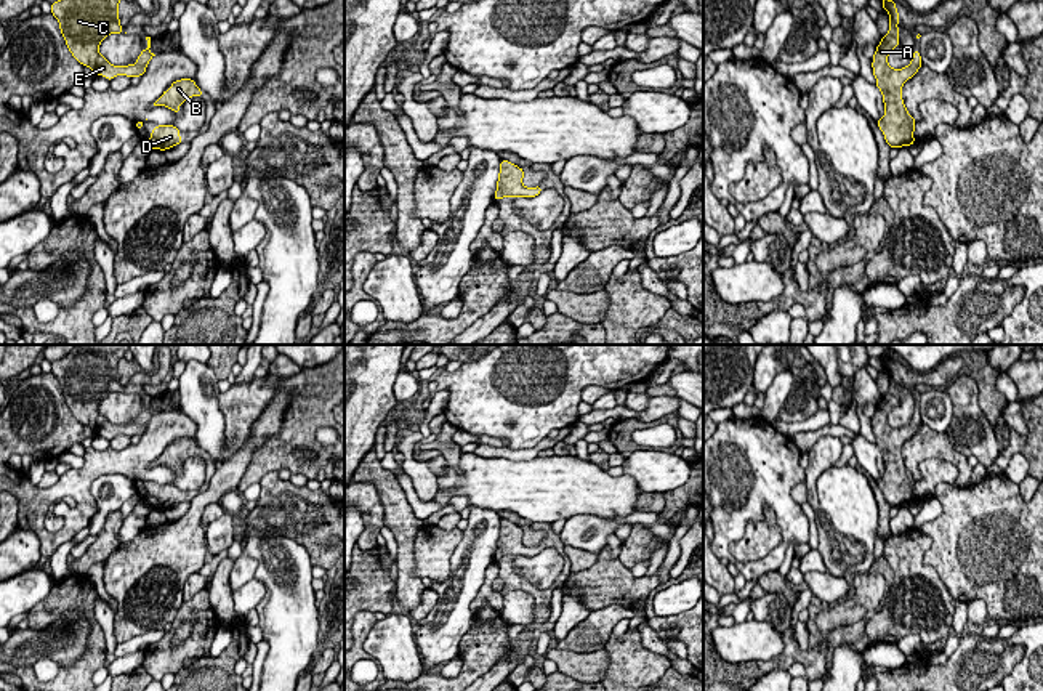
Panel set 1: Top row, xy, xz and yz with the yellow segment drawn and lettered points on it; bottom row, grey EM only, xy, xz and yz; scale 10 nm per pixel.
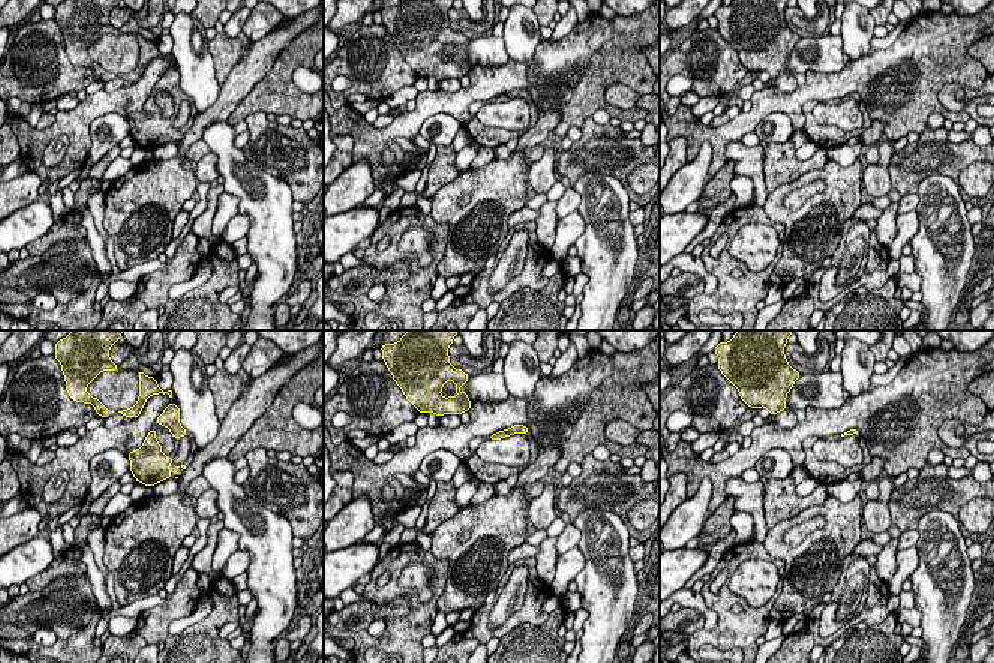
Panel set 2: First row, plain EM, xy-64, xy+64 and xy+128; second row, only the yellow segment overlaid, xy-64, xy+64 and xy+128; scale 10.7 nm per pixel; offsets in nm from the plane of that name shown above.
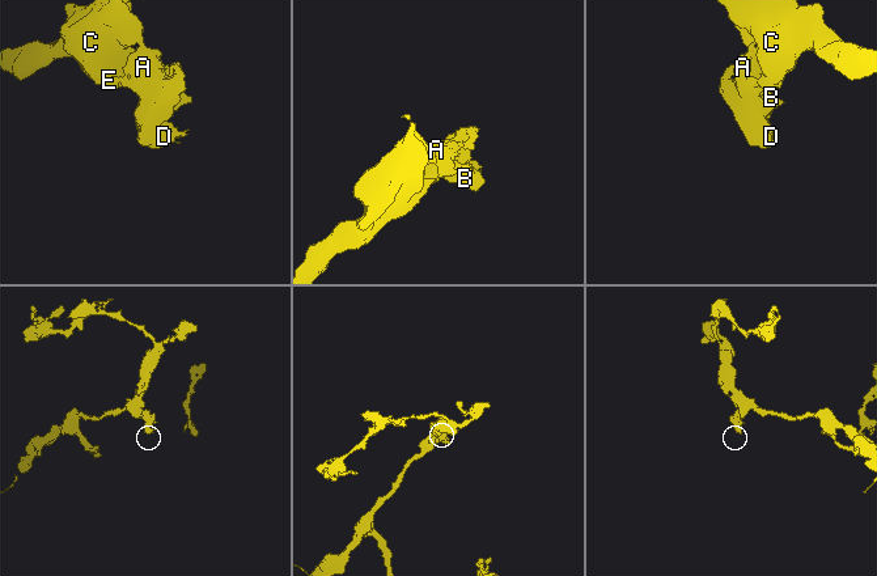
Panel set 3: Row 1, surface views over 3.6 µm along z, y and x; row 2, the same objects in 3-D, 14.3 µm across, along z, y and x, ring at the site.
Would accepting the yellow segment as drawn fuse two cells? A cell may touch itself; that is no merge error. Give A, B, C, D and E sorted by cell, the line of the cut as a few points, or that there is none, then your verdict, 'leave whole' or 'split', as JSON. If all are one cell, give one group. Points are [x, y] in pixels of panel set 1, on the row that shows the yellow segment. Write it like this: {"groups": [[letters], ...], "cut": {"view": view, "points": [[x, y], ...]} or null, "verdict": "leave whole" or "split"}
{"groups": [["A", "B", "C", "D", "E"]], "cut": null, "verdict": "leave whole"}

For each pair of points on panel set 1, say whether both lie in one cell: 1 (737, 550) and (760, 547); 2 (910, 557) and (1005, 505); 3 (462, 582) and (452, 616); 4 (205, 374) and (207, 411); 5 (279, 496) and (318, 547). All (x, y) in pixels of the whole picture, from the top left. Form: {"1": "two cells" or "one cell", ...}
{"1": "one cell", "2": "two cells", "3": "one cell", "4": "one cell", "5": "one cell"}

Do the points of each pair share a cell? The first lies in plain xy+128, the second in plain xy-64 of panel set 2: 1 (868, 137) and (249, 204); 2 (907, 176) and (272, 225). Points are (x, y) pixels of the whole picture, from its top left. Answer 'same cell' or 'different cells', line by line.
1: different cells
2: different cells

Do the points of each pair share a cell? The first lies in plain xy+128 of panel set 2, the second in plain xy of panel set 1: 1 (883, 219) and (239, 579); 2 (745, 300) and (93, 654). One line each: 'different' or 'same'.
1: different
2: same

